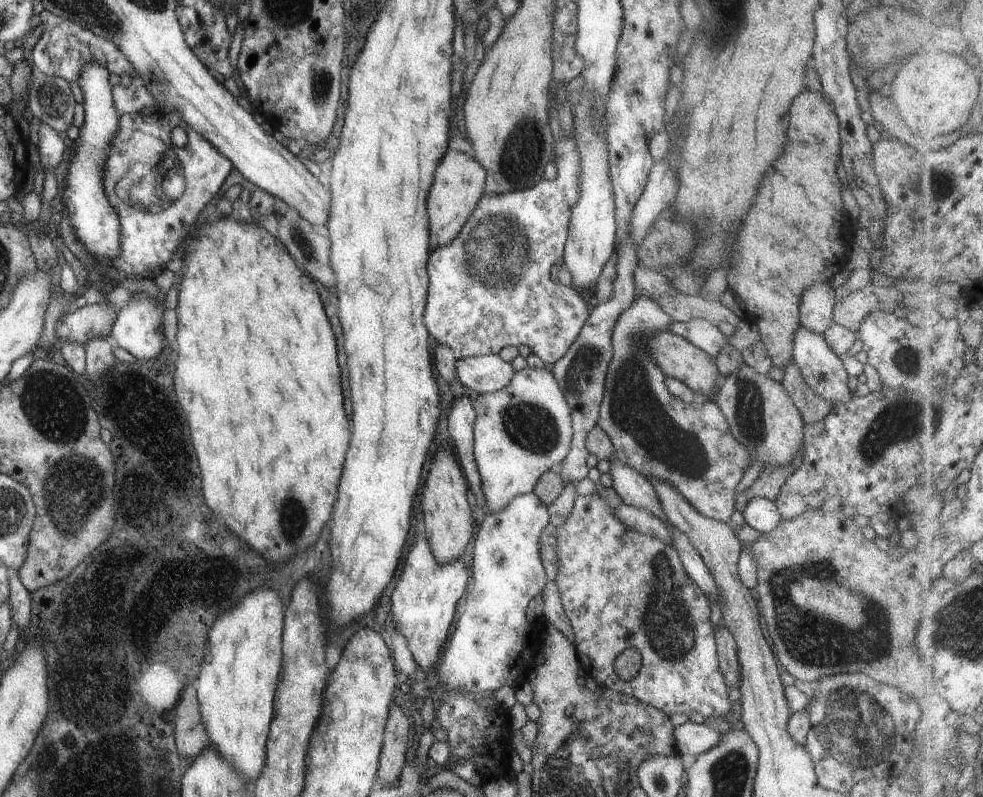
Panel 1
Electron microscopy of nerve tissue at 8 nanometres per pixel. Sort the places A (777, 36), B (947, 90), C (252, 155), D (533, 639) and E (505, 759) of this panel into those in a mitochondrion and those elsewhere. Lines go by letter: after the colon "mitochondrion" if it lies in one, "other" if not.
A: other
B: other
C: other
D: other
E: other

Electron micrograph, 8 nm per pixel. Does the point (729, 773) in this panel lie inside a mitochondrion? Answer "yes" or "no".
yes

